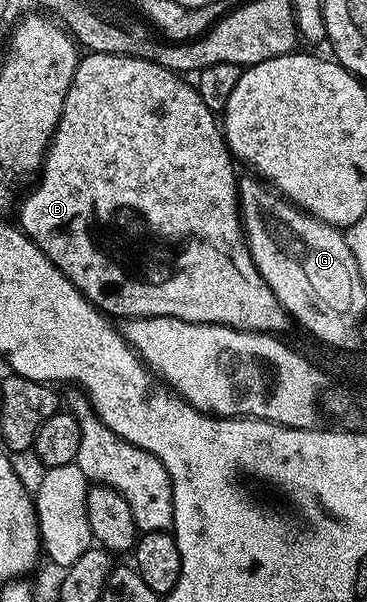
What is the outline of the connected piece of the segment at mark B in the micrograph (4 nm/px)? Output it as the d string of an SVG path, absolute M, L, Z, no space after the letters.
M94 52L85 54L81 58L80 64L76 66L74 73L74 81L70 85L70 93L66 93L66 101L64 102L64 112L60 118L60 124L56 126L56 136L52 138L52 146L48 149L48 154L44 157L44 166L39 172L40 184L33 189L32 195L28 195L24 199L24 204L20 207L20 219L18 218L18 226L33 243L37 243L42 249L42 253L46 253L50 257L50 261L58 269L62 269L62 273L71 281L74 286L85 295L95 307L100 308L105 315L109 317L117 317L116 315L124 315L128 319L150 318L150 317L170 317L178 318L181 321L192 323L220 323L222 326L237 327L238 330L261 331L269 333L282 333L290 324L290 316L284 307L278 301L278 297L274 295L270 289L270 285L266 285L266 281L262 277L262 273L258 273L258 269L254 265L254 257L250 257L250 249L244 237L244 225L240 221L240 196L238 194L238 174L232 168L234 164L234 156L228 149L228 144L224 141L221 124L218 122L217 116L202 101L199 90L195 86L192 87L187 83L187 78L181 77L175 71L163 68L160 64L151 63L150 60L136 59L134 56L128 55L107 55L106 53Z

